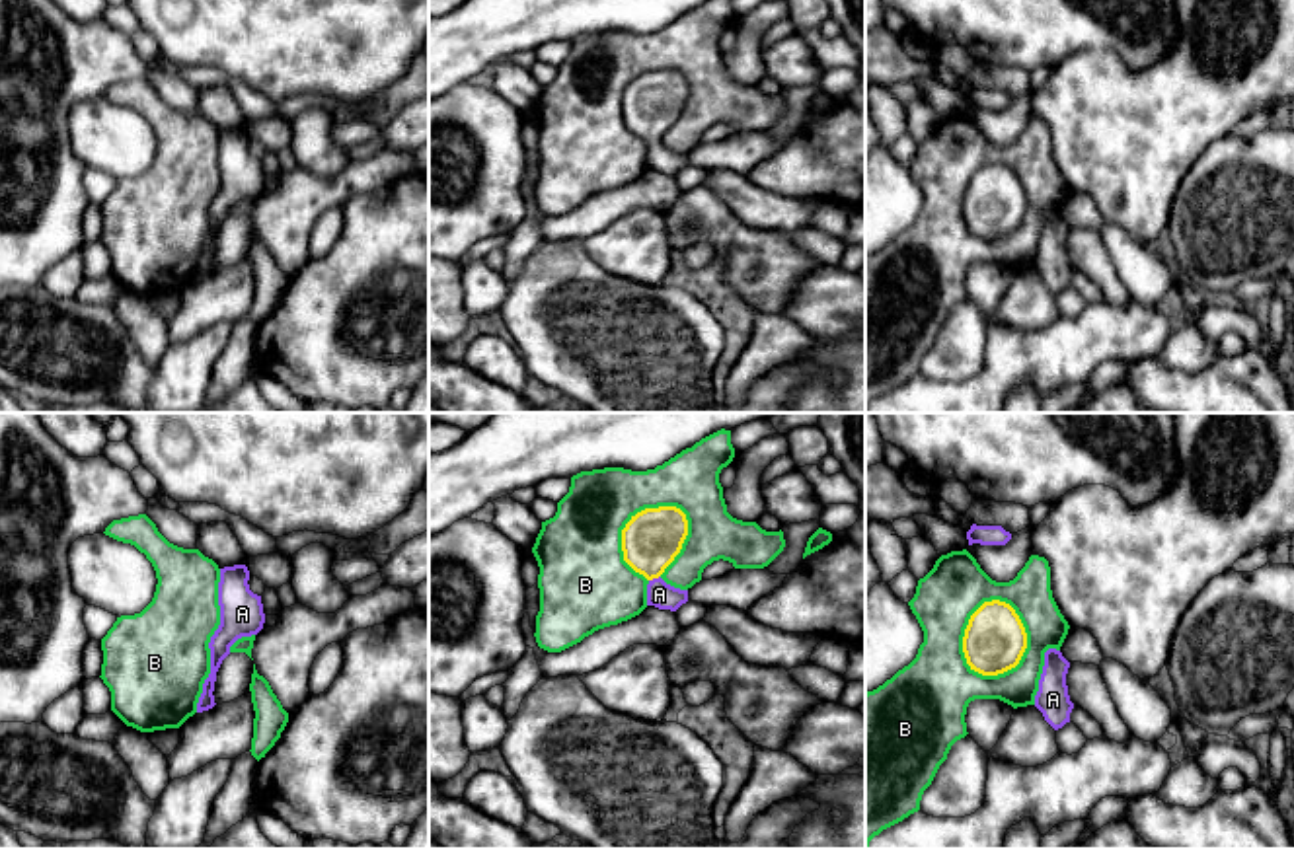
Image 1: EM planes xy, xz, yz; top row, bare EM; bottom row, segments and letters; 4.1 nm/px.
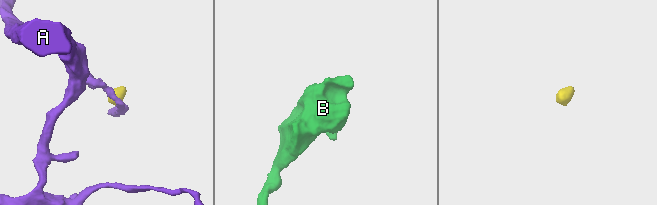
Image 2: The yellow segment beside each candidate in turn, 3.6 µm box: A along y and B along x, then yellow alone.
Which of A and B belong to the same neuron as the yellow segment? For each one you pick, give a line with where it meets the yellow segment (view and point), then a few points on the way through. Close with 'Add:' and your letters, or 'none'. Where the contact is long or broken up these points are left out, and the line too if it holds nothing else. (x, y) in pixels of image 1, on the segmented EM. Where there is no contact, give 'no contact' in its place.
A: xz (653, 577) | across xz (651, 540), (653, 577), (659, 594)
Add: A

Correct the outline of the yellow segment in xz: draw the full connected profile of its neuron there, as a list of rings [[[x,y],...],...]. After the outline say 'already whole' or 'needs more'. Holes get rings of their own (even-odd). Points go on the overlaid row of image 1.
[[[676,506],[645,508],[622,530],[624,561],[649,580],[647,606],[676,611],[688,602],[688,590],[661,578],[680,553],[686,535],[688,520]]]; needs more

